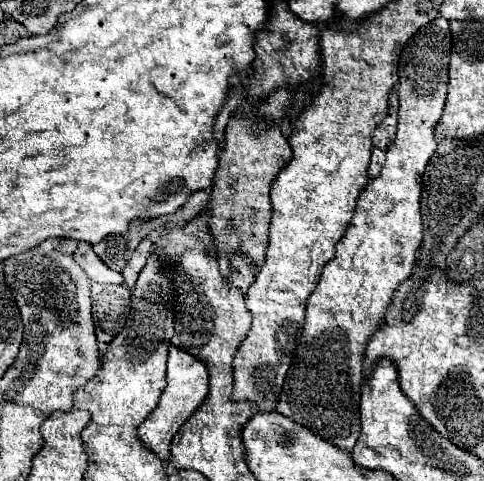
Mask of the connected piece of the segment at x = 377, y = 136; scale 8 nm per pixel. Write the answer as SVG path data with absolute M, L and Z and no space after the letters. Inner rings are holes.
M378 126L378 128L372 132L372 144L374 144L376 148L380 148L380 150L386 150L386 148L390 146L388 132L386 132L382 126Z

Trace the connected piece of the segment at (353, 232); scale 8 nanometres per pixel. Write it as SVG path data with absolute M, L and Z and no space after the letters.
M438 16L430 24L422 26L402 48L398 64L398 128L392 146L386 150L386 162L376 178L372 178L360 192L354 216L336 244L336 258L330 260L324 270L318 288L308 298L306 324L302 340L296 348L296 356L288 368L282 392L278 396L276 410L294 422L300 422L314 434L336 444L342 450L352 450L360 436L360 386L362 386L362 360L364 348L374 332L380 328L382 316L392 300L394 290L404 282L412 266L416 264L416 252L422 242L422 218L420 218L420 184L424 168L436 150L434 126L442 116L448 88L448 62L450 62L450 28L448 20Z

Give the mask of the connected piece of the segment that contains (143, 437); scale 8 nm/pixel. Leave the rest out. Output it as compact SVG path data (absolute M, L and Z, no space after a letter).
M170 346L168 348L166 379L166 388L164 388L157 407L138 428L140 442L148 450L152 450L162 462L170 460L170 442L176 432L180 430L180 426L192 416L196 406L200 406L200 402L204 402L204 398L208 394L208 370L204 368L204 364L200 360L196 360L188 352L184 352L176 346Z

